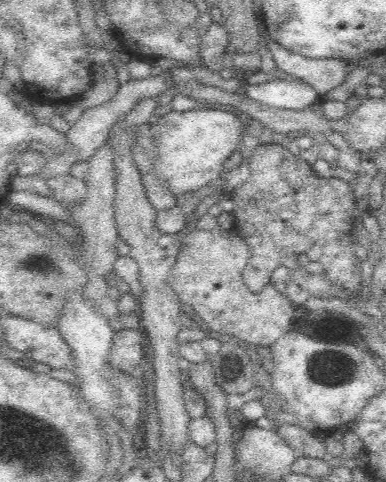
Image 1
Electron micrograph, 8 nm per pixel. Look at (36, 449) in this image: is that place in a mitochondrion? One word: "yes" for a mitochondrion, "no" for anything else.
yes

